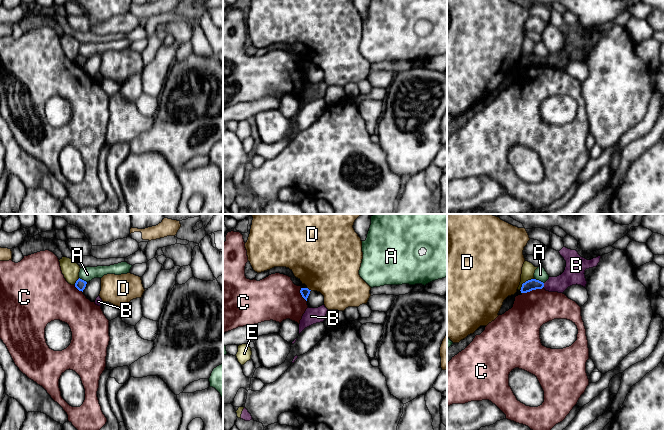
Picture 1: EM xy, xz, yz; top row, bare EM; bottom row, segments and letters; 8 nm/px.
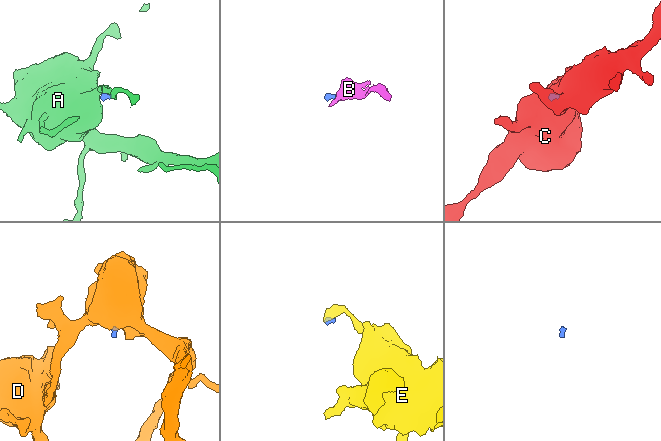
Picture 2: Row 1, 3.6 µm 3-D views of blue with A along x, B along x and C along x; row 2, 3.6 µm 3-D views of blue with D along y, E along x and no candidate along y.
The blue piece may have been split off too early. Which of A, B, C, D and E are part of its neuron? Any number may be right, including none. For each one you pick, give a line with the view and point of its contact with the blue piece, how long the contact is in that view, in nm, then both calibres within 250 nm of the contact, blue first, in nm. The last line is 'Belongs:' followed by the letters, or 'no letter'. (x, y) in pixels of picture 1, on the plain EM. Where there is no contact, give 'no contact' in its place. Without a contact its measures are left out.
B: contact yz (543, 61); length 40 nm; calibres 90 and 160 nm
Belongs: B

